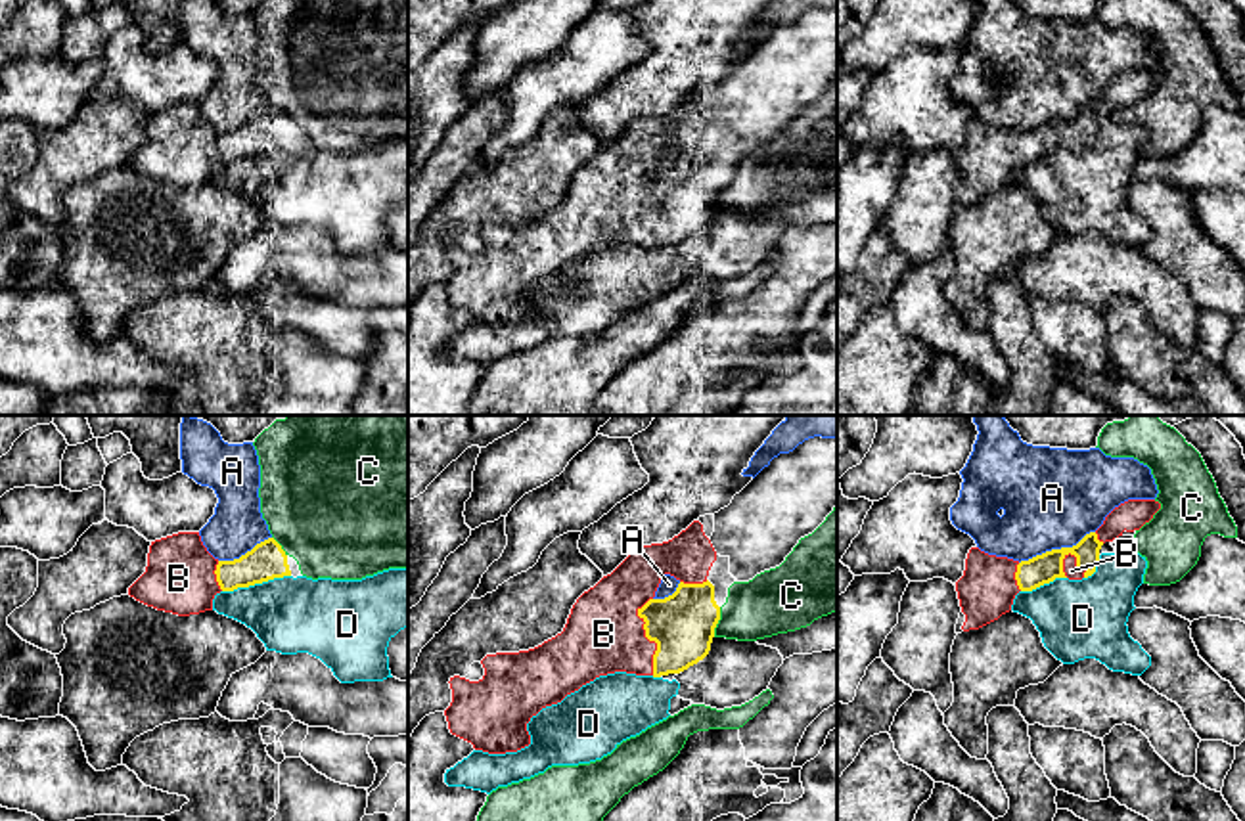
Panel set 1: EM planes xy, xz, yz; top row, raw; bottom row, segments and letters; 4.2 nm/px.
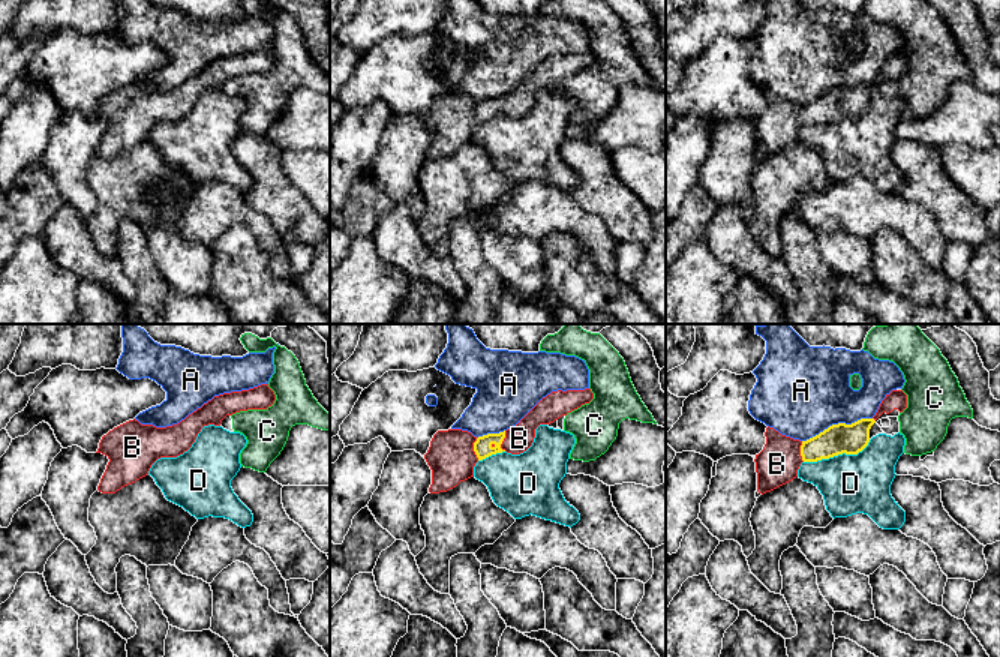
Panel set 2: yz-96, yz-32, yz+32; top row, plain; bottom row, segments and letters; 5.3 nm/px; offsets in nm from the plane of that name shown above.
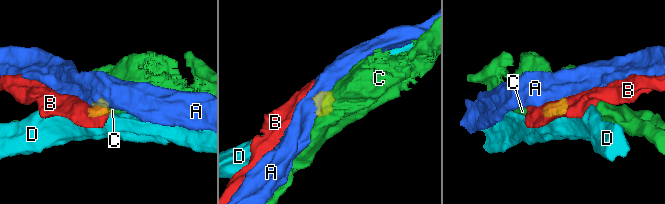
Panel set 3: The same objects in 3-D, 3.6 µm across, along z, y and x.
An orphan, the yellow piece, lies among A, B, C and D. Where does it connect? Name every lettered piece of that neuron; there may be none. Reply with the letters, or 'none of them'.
B

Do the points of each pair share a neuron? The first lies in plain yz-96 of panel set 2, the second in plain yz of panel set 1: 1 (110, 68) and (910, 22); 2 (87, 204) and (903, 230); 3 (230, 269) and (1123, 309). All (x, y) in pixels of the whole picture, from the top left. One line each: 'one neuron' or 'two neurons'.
1: two neurons
2: one neuron
3: one neuron

